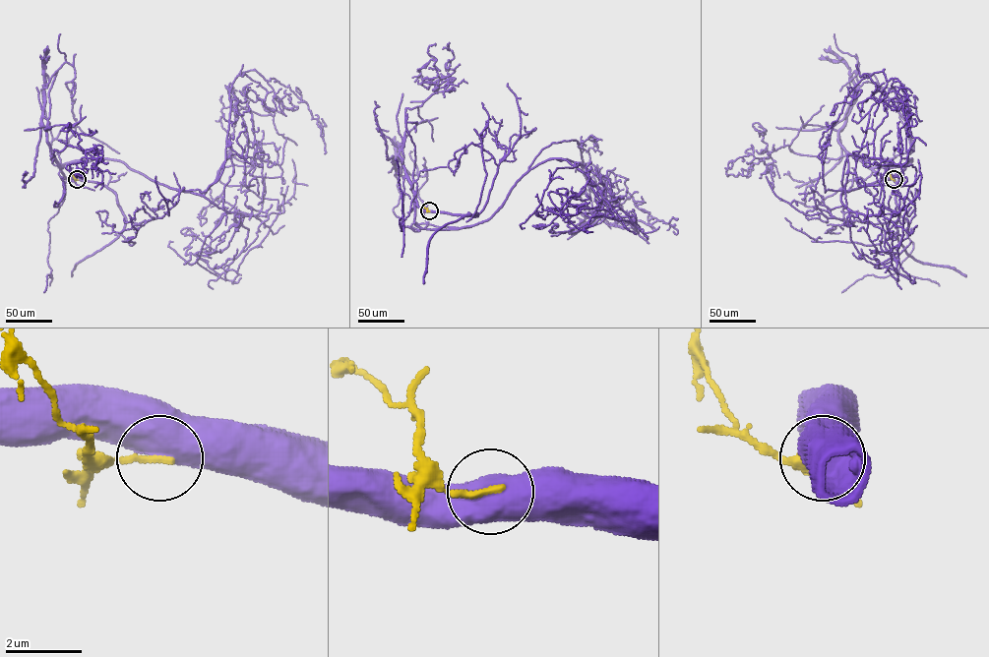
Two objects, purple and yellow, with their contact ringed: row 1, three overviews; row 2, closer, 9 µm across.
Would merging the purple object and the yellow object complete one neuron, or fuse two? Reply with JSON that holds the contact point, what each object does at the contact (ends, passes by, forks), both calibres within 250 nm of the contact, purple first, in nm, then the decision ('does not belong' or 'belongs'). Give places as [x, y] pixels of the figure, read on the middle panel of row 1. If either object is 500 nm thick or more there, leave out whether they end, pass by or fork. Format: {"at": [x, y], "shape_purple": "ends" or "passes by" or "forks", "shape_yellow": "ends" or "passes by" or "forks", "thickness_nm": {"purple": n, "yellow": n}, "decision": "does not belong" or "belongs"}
{"at": [429, 210], "thickness_nm": {"purple": 750, "yellow": 170}, "decision": "does not belong"}

